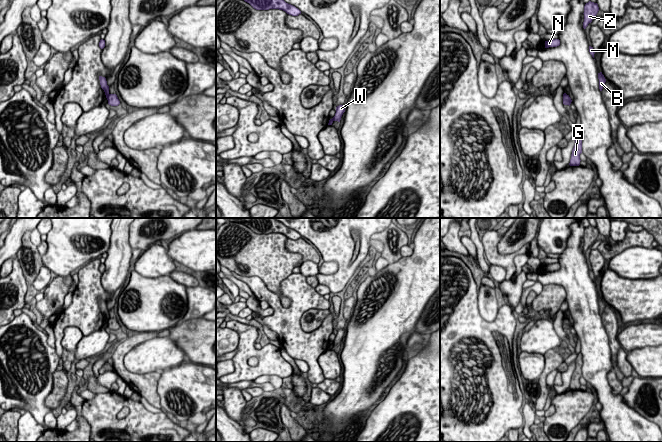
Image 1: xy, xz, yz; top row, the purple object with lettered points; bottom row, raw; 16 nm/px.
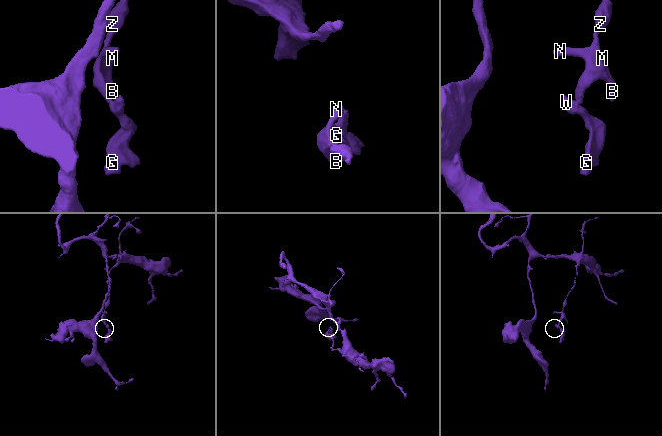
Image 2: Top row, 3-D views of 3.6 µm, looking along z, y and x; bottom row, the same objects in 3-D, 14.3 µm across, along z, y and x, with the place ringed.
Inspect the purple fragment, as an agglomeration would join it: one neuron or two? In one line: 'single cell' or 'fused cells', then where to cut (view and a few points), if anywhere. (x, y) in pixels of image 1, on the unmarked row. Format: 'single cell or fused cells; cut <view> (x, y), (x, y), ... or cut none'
fused cells; cut xy (109, 318), (106, 320)

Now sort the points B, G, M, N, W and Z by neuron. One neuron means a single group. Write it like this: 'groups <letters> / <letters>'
groups B M N Z / G W

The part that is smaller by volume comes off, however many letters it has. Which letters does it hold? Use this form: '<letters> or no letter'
G, W

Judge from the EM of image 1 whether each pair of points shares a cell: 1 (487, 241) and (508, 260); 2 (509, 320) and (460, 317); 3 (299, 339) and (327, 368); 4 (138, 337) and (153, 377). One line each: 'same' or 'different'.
1: same
2: same
3: different
4: same

